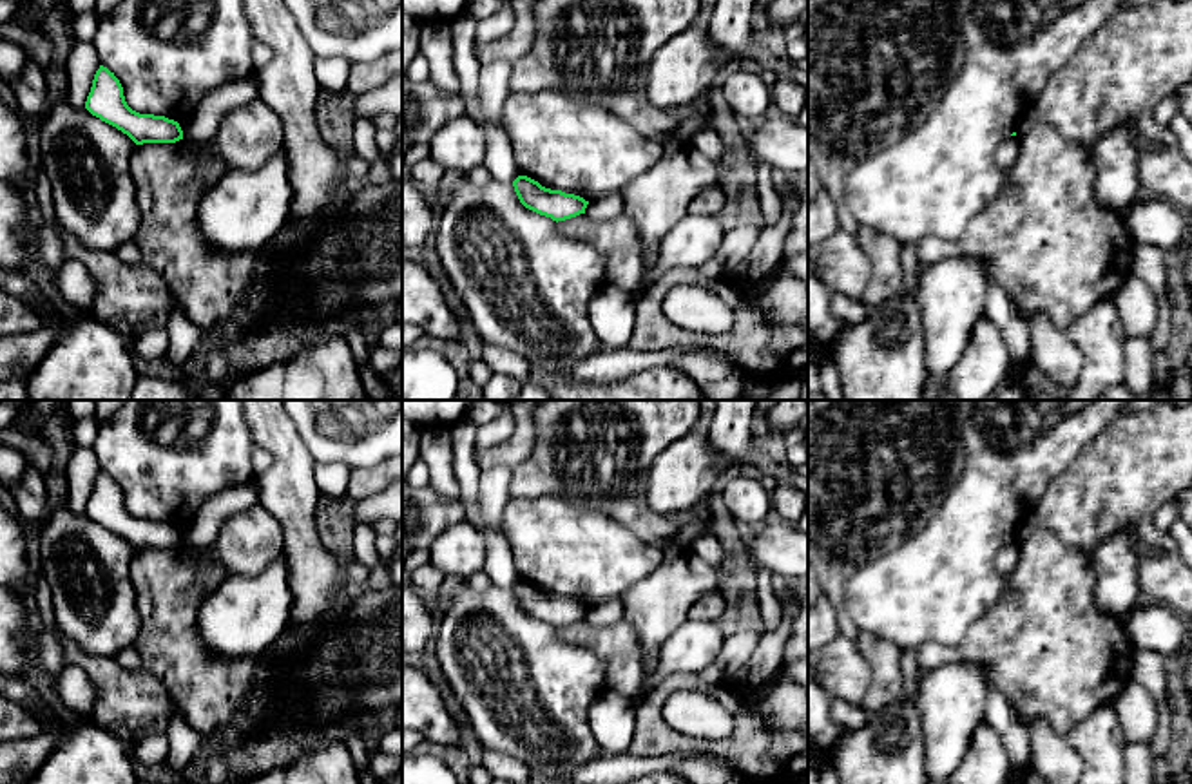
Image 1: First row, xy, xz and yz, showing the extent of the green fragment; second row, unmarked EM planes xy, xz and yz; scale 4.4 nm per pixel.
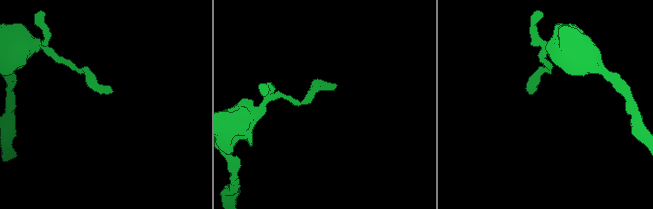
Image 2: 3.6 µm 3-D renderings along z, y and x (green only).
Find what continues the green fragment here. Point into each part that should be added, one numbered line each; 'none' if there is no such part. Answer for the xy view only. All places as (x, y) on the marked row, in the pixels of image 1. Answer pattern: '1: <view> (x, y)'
none

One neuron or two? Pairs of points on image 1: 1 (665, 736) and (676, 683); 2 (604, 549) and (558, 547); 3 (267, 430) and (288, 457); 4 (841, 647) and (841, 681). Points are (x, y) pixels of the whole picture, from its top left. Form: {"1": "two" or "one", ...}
{"1": "one", "2": "one", "3": "one", "4": "one"}

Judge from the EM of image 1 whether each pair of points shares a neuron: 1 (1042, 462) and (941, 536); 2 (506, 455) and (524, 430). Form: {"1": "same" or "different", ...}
{"1": "same", "2": "same"}

